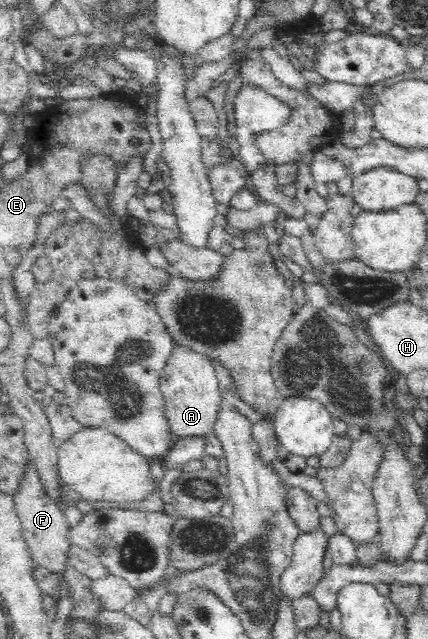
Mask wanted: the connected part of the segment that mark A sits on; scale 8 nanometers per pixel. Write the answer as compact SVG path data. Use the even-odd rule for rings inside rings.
M179 344L167 360L167 366L160 377L164 397L164 416L167 428L174 440L182 438L206 438L215 430L218 414L223 411L224 400L220 392L220 382L214 366L202 355Z

